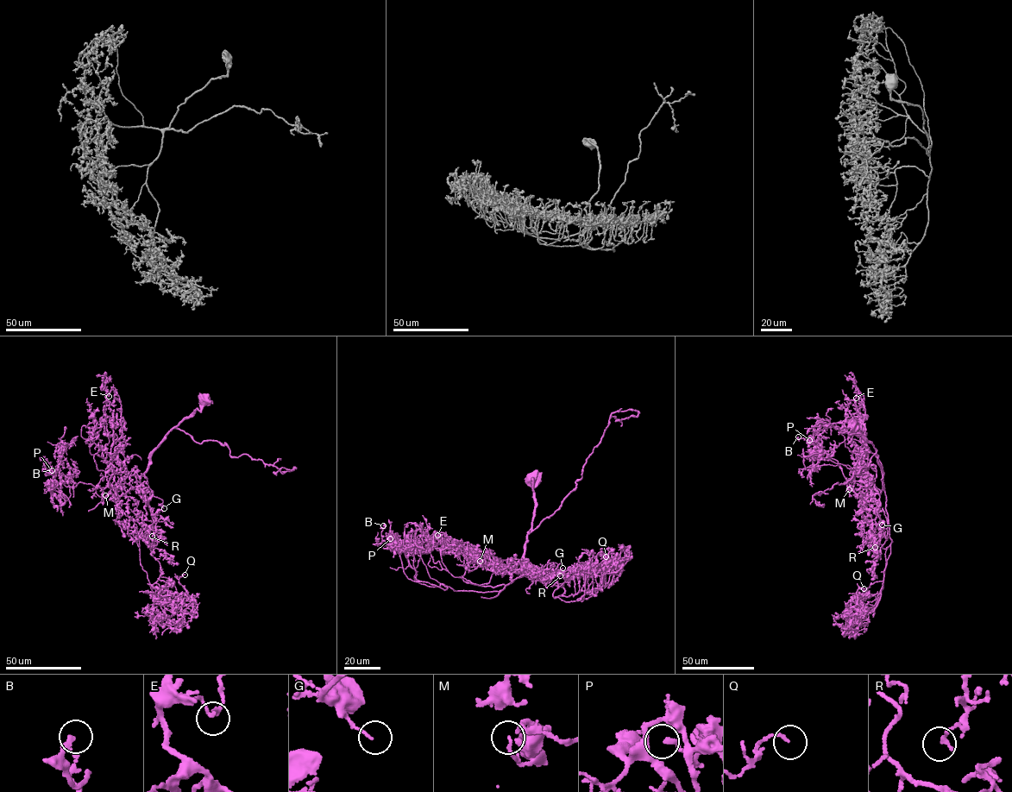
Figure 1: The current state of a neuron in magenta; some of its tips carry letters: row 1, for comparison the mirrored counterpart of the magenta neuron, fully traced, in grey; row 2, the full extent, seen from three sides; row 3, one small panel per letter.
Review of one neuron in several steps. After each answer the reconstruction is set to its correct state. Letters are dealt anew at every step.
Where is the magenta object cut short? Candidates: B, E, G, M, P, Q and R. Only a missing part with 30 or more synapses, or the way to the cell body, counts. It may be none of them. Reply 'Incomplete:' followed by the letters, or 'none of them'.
Incomplete: none of them

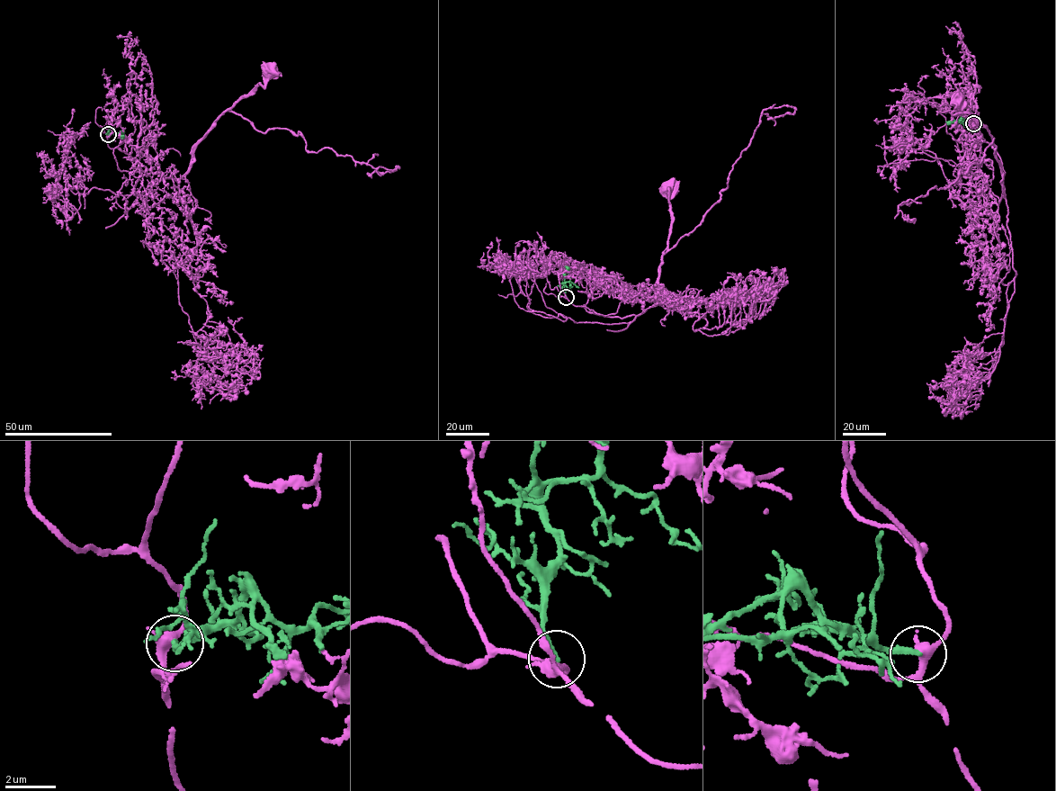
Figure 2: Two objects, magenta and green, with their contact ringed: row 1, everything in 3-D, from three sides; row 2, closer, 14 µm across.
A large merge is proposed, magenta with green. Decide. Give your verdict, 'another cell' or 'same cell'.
another cell

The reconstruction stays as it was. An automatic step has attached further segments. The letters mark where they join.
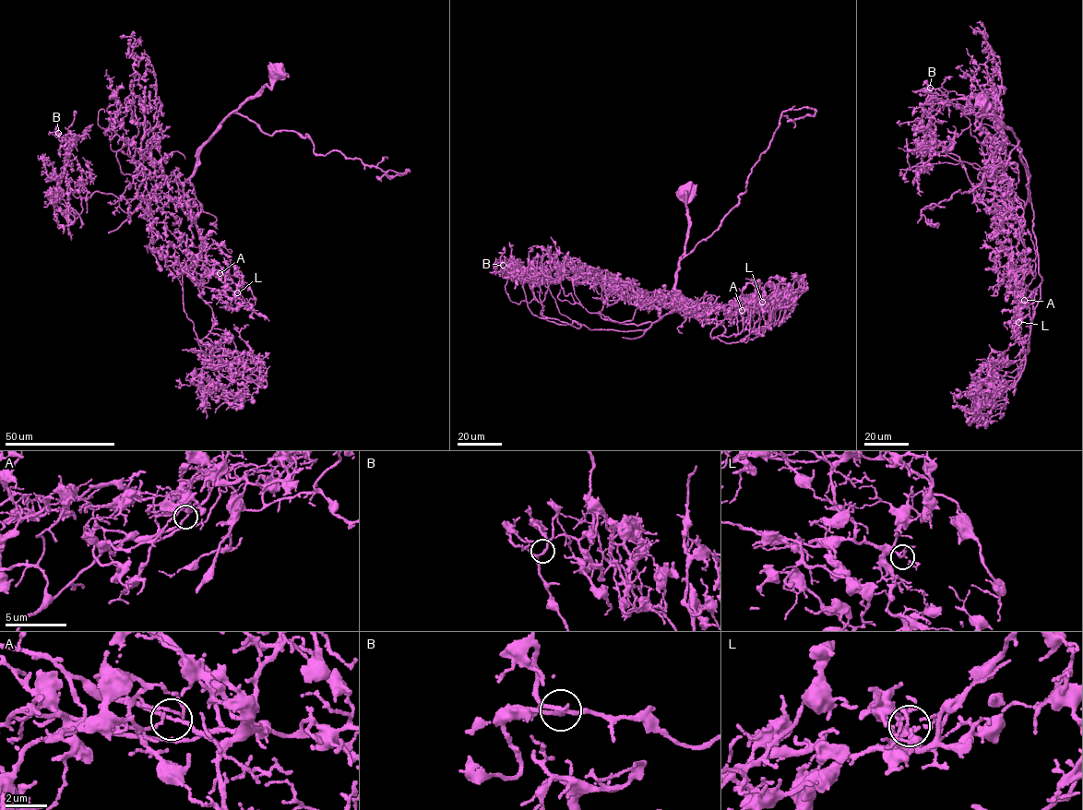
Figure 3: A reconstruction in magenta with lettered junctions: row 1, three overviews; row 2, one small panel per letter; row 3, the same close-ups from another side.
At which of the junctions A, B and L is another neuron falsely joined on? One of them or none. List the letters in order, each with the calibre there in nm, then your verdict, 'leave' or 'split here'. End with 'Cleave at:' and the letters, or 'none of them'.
A: 160 nm thick; leave
B: 160 nm thick; leave
L: 140 nm thick; leave
Cleave at: none of them

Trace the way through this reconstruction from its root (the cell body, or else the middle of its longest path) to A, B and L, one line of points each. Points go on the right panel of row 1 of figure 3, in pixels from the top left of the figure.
A: (982, 101), (976, 115), (993, 114), (1021, 148), (1041, 279), (1032, 291), (1027, 286), (1024, 300)
B: (982, 101), (976, 115), (1021, 148), (1026, 204), (931, 137), (938, 101), (971, 107), (930, 88)
L: (982, 101), (976, 115), (993, 114), (1017, 138), (1033, 212), (1041, 281), (1025, 289), (1018, 322)

